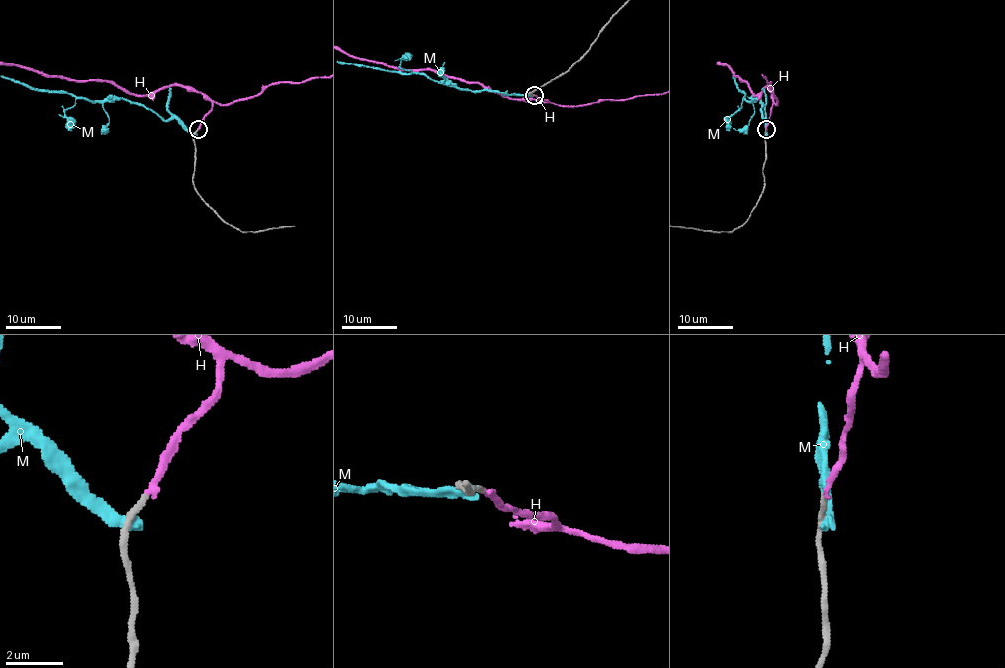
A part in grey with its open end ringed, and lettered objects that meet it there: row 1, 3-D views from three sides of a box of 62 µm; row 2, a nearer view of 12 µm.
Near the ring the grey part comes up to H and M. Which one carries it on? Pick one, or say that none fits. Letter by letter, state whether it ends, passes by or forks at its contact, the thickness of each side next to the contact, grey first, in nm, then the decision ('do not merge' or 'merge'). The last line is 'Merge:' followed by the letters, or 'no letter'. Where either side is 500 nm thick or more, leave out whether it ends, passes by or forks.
H: it ends | 200/200 nm | merge
M: it ends | 280/440 nm | do not merge
Merge: H

